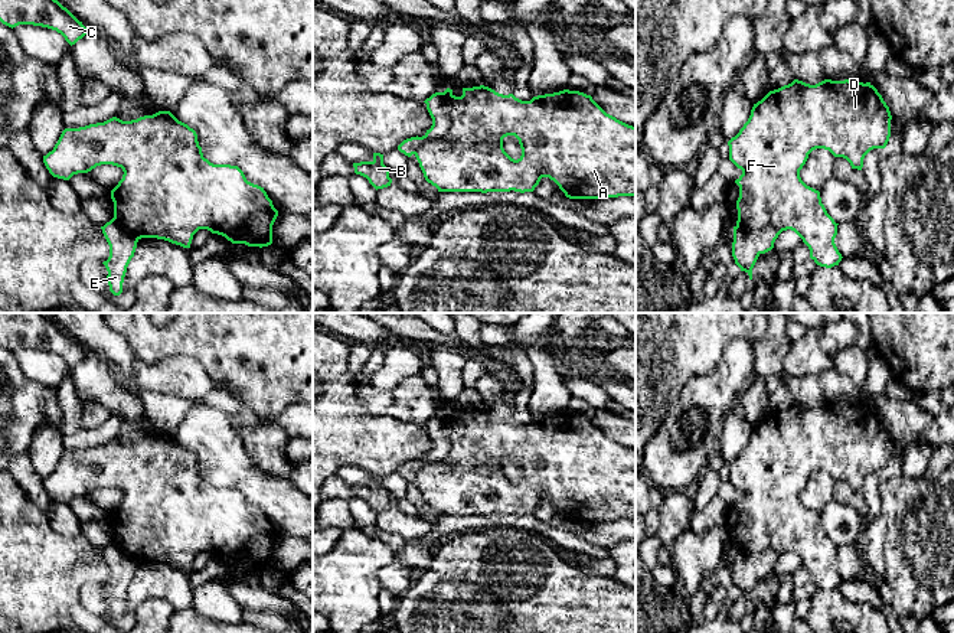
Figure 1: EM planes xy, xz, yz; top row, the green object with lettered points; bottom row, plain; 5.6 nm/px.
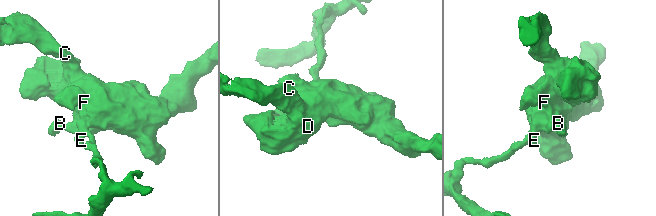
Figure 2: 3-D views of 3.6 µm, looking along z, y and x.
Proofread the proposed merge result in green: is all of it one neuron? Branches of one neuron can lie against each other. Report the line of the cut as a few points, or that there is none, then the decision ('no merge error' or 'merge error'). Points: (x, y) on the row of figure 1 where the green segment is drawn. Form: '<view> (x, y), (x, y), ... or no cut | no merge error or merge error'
xz (451, 94), (448, 130), (424, 142), (412, 153) | merge error

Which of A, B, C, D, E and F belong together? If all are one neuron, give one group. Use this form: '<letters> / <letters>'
A C D F / B E

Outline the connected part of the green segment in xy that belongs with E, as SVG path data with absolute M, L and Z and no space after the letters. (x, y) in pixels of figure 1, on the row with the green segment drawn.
M115 218L101 226L101 229L110 245L110 257L102 262L108 271L107 280L110 291L114 296L120 296L122 293L127 267L134 257L138 238L125 229Z

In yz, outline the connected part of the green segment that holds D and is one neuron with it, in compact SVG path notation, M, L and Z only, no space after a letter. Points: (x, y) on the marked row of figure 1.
M794 79L788 85L770 91L761 101L754 104L748 121L728 141L729 160L742 170L742 174L735 180L739 186L736 226L745 229L772 226L780 234L791 229L808 247L810 258L817 265L826 268L839 265L843 258L834 244L839 223L827 213L820 192L801 180L800 170L806 164L808 154L816 149L829 150L834 157L846 159L852 169L862 170L863 159L870 150L886 147L891 137L891 120L889 107L870 82L824 79L810 85Z

